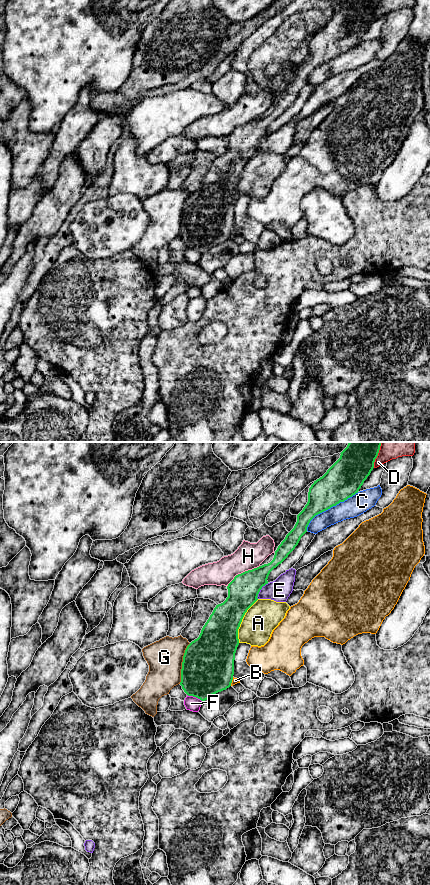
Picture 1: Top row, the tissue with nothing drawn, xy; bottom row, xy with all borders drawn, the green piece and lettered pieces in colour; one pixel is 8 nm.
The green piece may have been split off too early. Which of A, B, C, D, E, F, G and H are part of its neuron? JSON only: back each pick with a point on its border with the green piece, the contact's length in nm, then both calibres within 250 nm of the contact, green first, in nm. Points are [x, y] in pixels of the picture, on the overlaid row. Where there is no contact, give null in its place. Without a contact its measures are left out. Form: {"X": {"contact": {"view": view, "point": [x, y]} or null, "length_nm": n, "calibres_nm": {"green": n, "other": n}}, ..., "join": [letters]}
{"join": []}

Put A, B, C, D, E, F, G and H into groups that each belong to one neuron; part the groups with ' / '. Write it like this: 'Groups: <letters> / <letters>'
Groups: A / B / C / D / E / F / G / H

